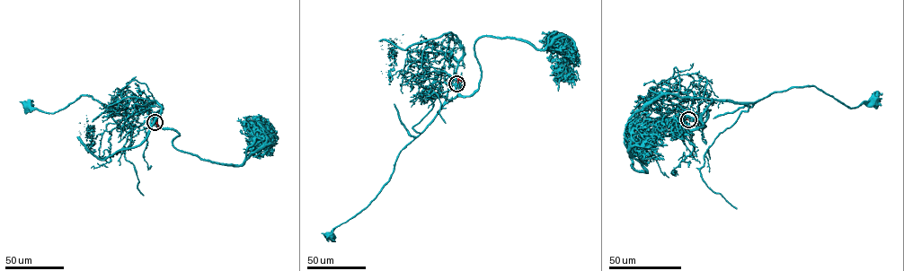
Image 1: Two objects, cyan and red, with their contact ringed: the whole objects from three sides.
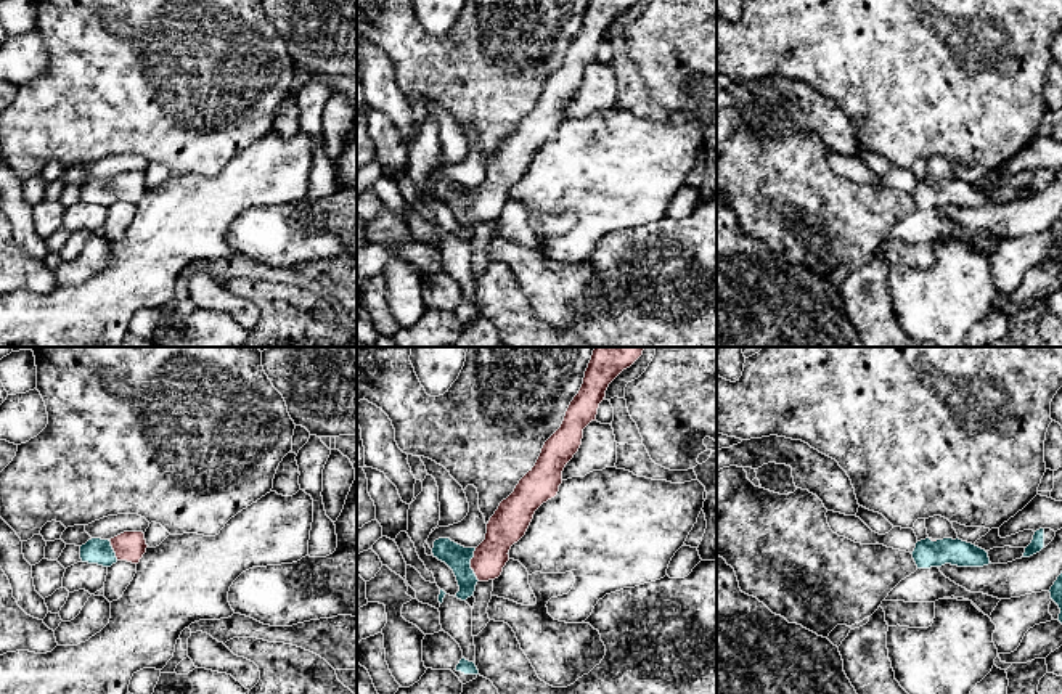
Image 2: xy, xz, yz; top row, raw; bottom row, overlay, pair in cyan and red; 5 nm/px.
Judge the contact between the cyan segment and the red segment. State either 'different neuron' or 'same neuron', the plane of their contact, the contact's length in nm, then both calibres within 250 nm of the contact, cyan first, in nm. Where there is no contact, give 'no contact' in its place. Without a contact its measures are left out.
same neuron; contact in xz; length 170 nm; calibres 130 and 170 nm

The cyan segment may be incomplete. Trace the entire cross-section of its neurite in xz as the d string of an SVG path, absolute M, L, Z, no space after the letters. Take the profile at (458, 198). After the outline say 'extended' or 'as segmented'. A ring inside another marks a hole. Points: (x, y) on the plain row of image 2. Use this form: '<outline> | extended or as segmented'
M590 0L583 24L570 42L561 67L545 82L535 106L500 143L487 164L485 180L477 188L464 188L450 178L434 182L434 198L445 202L456 217L460 231L455 238L466 241L474 236L479 222L501 215L511 186L525 175L535 151L558 135L562 111L578 92L583 69L596 61L609 24L635 2Z | extended

